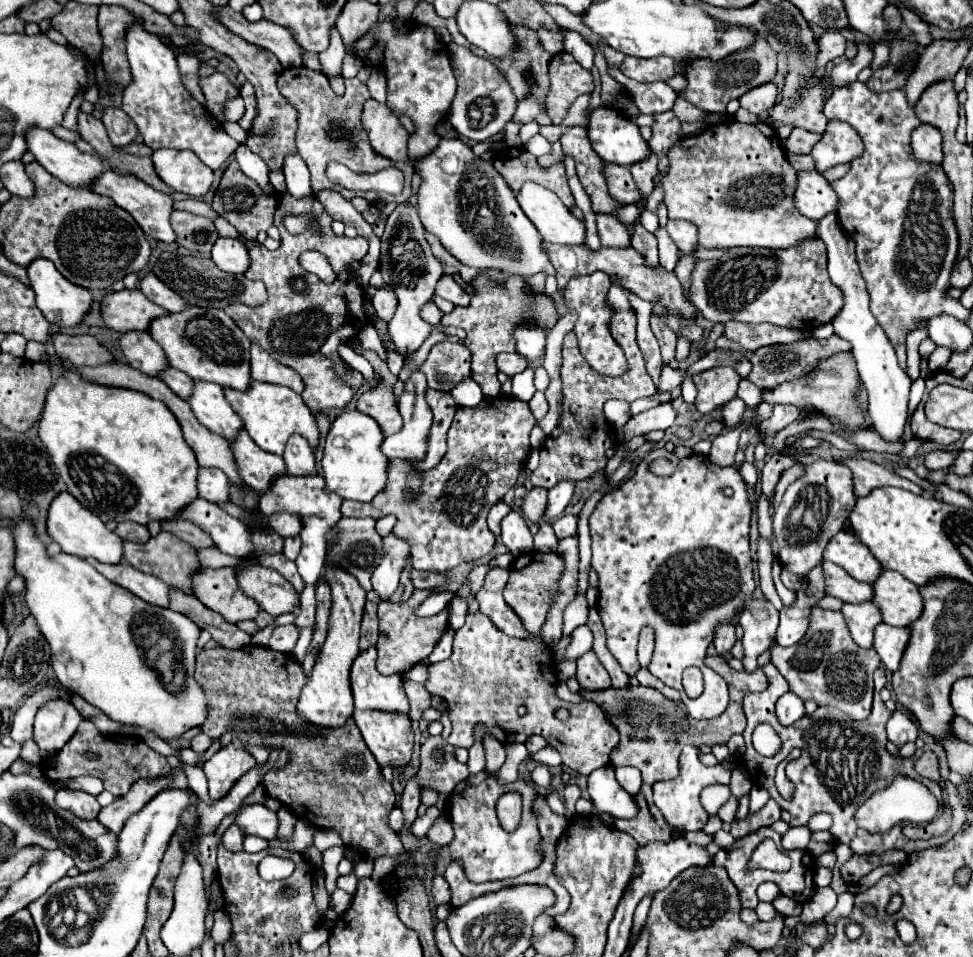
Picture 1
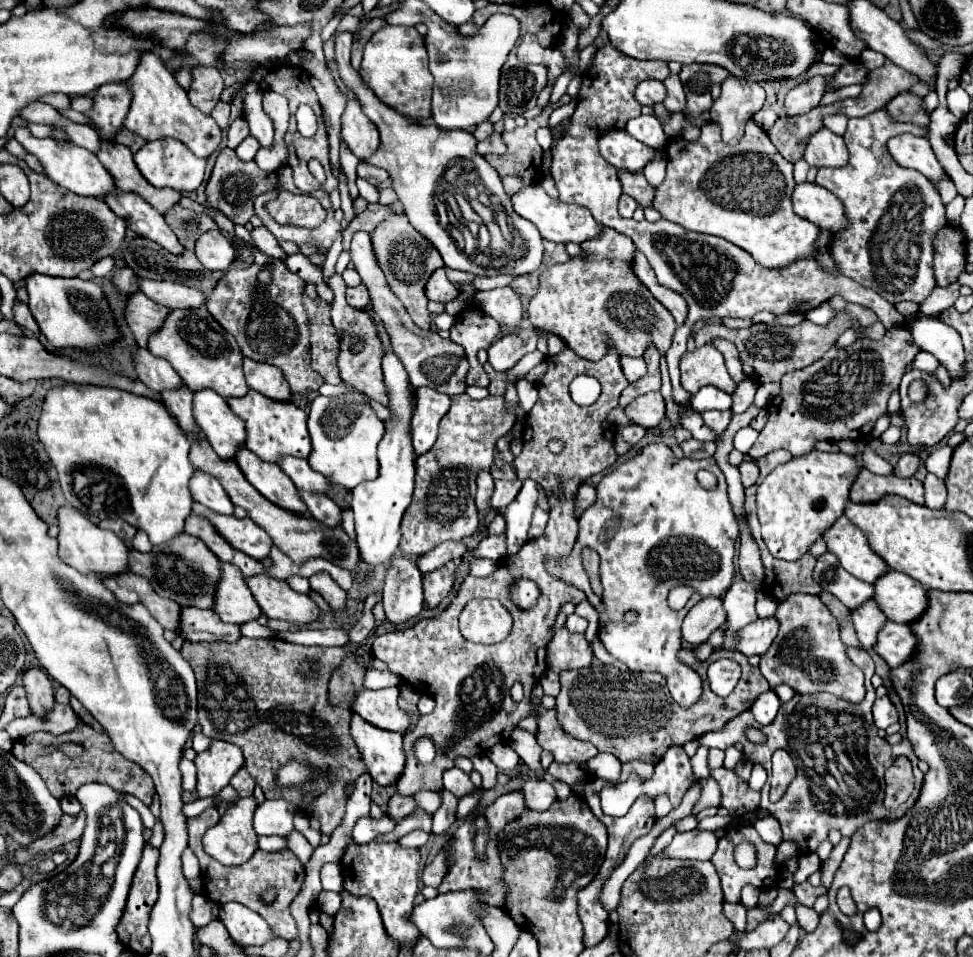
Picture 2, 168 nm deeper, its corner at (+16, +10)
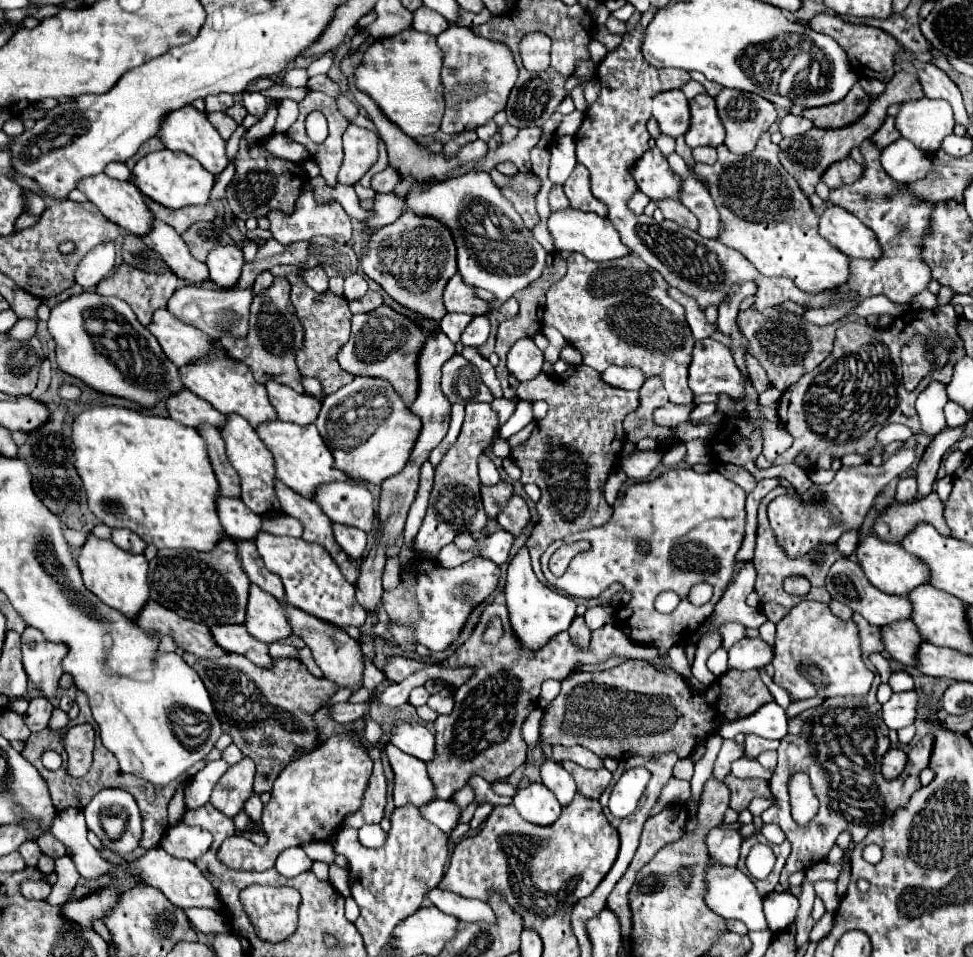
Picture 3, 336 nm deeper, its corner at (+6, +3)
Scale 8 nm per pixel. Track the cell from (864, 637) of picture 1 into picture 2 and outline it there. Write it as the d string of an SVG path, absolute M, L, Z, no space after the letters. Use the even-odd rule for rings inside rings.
M874 600L864 602L862 606L858 606L856 610L850 612L850 620L854 624L860 648L872 648L876 642L876 630L880 630L880 626L884 624L886 616L880 612L880 608L876 606Z

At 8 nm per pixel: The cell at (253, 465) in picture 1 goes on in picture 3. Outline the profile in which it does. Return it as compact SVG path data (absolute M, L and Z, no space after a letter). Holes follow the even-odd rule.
M278 483L278 499L280 499L282 511L286 515L298 519L304 525L302 539L308 541L308 543L322 545L332 555L332 559L338 563L346 581L356 583L358 571L352 565L352 561L346 557L346 553L342 553L342 547L336 543L334 533L332 533L332 521L324 515L320 505L312 503L312 501L306 501L302 495L294 493L284 483Z

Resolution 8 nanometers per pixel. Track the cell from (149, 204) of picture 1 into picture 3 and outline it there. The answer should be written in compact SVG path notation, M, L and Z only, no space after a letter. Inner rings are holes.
M156 219L152 233L144 235L142 239L152 251L156 251L164 259L164 263L170 267L174 275L178 275L178 279L184 279L190 285L200 285L208 281L206 263L190 255L188 245L182 241L178 233L174 233L174 229L170 229L170 225Z

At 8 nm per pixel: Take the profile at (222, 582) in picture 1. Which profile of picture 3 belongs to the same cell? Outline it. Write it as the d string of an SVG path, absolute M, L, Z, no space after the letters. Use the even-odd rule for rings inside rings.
M256 585L250 587L246 627L248 633L262 643L282 641L292 635L292 627L282 609L282 601L270 597L266 591L262 591Z

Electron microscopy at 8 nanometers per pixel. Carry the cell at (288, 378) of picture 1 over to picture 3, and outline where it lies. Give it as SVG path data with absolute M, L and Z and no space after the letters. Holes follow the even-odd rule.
M268 381L266 389L280 421L290 421L296 425L310 425L316 421L322 405L316 397L296 393L292 389L286 389L286 385L278 385L274 381Z

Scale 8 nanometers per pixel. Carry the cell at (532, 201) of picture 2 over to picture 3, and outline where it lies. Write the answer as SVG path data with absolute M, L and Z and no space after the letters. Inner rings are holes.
M576 209L556 211L548 219L548 229L554 237L558 251L576 251L588 257L590 261L612 261L630 255L630 249L620 241L620 235L614 225L606 217L598 217L596 213L584 213Z

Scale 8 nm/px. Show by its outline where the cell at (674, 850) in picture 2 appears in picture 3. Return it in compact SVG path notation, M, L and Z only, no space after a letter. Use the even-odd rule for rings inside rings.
M714 827L708 837L708 853L718 859L722 865L736 865L740 859L740 845L744 837L736 829L724 829L724 827Z

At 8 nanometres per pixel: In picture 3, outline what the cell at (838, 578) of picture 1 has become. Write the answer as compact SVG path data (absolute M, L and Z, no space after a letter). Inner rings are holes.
M848 557L846 559L838 559L832 565L832 569L830 569L828 577L826 577L826 589L832 595L832 599L838 599L840 603L848 605L852 611L860 613L872 625L890 625L894 621L910 619L910 615L912 615L912 603L910 603L908 597L898 597L898 595L882 593L880 589L876 589L868 581L868 577L864 575L862 567L856 561L848 559Z

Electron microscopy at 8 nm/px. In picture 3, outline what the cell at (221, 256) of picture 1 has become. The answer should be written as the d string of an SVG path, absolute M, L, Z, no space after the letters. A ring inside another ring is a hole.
M226 245L210 251L208 257L208 269L210 269L210 279L220 287L220 289L232 289L242 273L244 265L244 255L242 249L236 245Z

